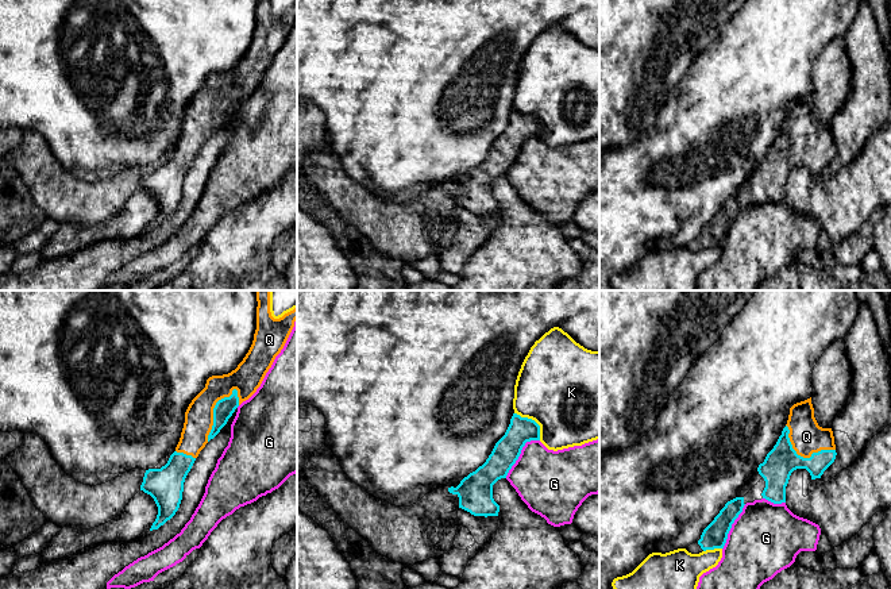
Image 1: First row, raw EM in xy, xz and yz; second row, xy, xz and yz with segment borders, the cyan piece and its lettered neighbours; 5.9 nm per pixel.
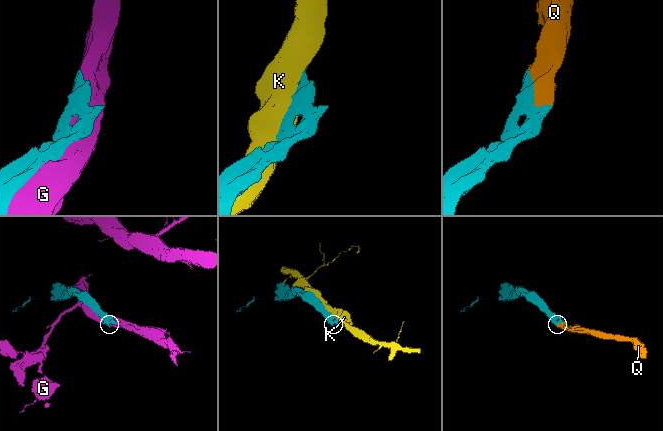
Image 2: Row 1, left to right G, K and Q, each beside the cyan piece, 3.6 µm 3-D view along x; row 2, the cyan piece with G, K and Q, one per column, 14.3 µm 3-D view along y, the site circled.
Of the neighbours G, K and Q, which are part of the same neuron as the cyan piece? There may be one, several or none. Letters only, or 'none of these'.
Q

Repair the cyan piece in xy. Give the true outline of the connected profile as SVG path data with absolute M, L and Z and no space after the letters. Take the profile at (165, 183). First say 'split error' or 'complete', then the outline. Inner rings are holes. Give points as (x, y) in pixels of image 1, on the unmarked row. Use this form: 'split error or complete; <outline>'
split error; M258 0L252 42L235 68L212 73L192 97L176 149L161 166L144 170L140 188L150 192L158 212L150 228L158 227L180 205L184 180L205 142L227 122L235 107L261 84L275 54L284 46L297 18L297 5L274 16L270 0Z

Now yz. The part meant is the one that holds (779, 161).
split error; M811 95L794 101L776 142L757 165L765 178L763 196L786 200L786 184L794 168L806 166L811 177L821 176L836 153L833 128L818 123Z

